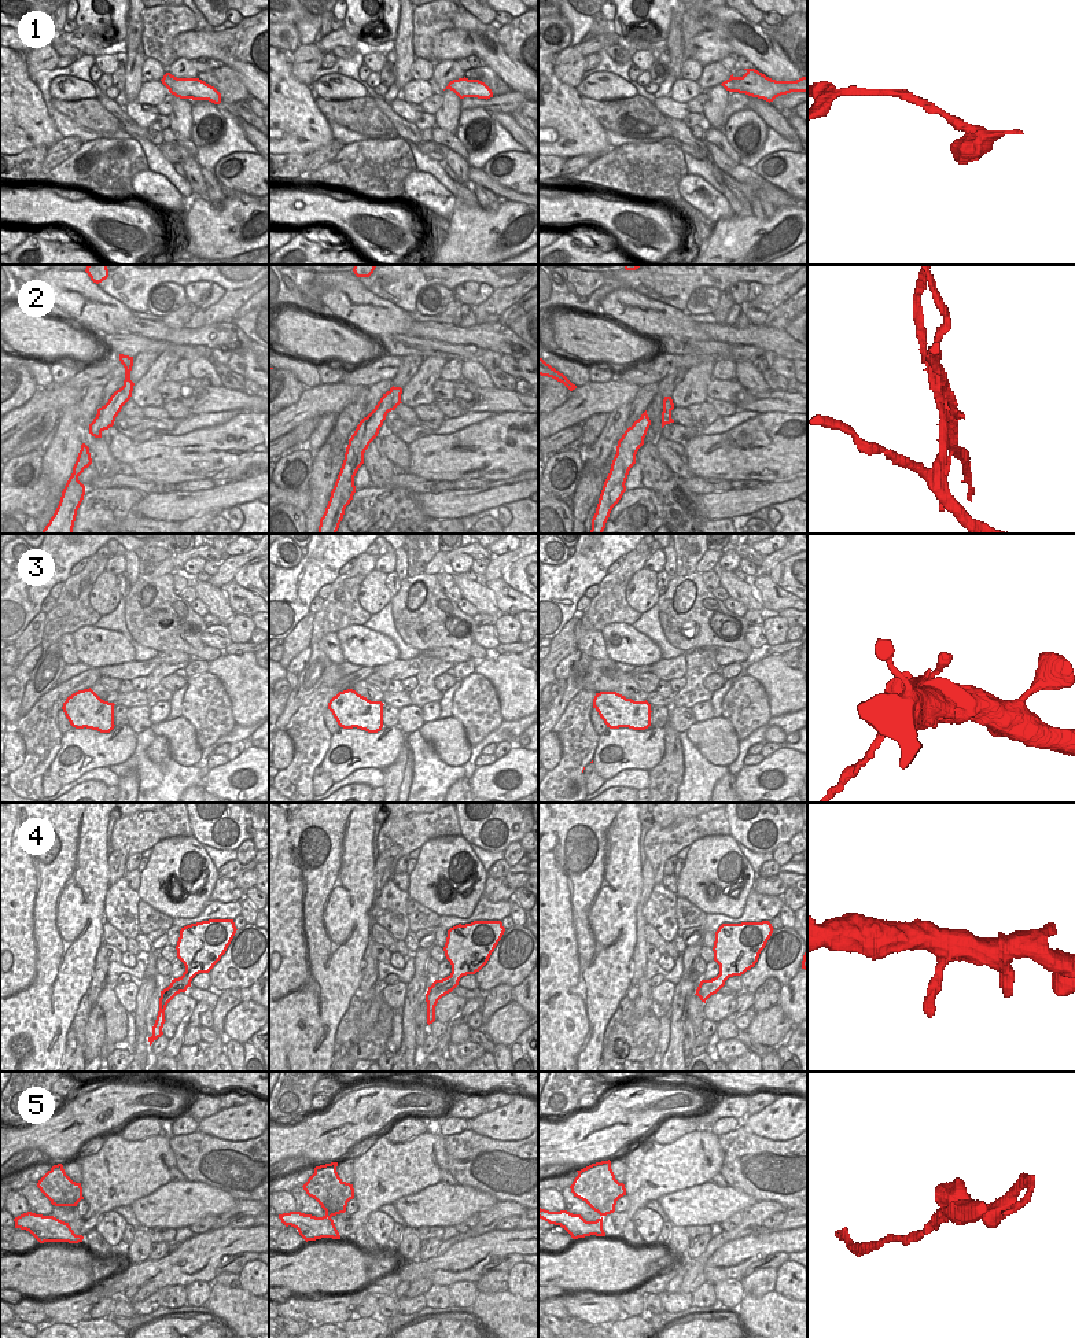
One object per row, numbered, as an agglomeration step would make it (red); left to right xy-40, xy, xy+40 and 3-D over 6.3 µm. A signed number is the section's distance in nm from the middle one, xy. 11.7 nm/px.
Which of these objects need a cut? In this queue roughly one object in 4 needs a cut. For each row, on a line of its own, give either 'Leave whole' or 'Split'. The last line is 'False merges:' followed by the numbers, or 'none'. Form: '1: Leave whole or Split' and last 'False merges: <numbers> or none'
1: Leave whole
2: Split
3: Split
4: Leave whole
5: Split
False merges: 2, 3, 5.

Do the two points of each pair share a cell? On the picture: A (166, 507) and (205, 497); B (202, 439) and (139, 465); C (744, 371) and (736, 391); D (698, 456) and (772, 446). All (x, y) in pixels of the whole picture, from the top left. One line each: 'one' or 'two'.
A: one
B: one
C: two
D: one

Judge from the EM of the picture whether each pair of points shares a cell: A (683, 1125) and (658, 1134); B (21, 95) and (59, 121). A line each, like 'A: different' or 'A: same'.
A: same
B: different

